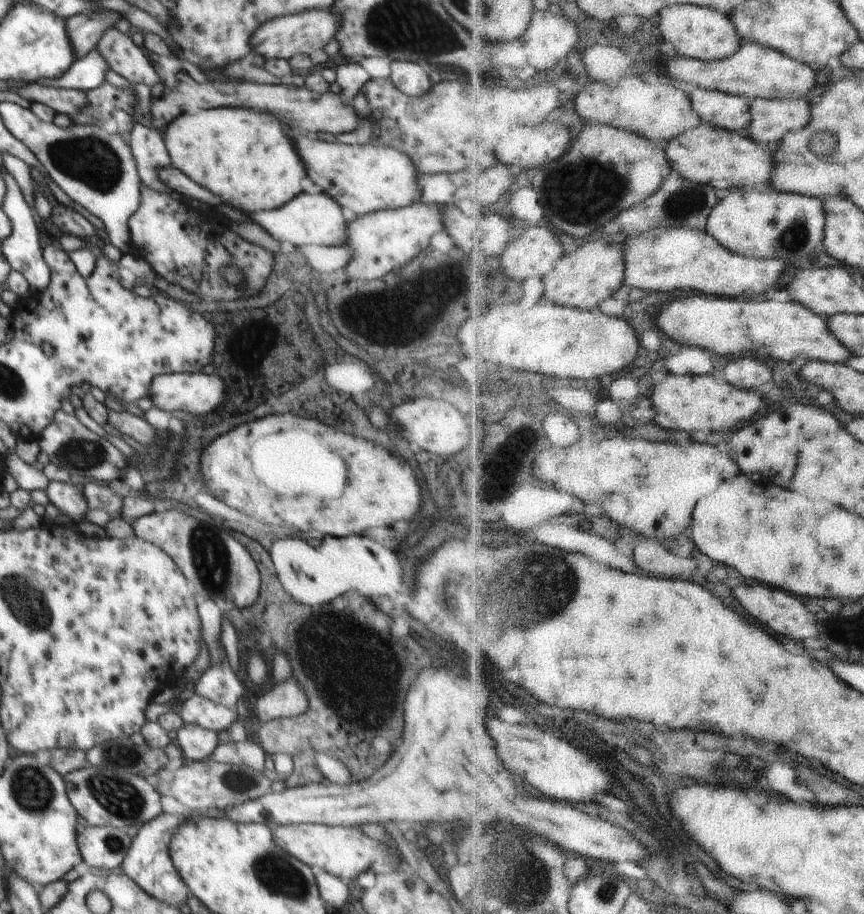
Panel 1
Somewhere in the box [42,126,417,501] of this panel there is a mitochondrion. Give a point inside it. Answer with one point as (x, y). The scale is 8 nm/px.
(90, 159)

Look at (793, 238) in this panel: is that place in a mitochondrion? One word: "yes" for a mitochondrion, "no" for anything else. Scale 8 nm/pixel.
yes

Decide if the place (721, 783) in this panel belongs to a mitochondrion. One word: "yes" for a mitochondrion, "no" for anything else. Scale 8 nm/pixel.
no

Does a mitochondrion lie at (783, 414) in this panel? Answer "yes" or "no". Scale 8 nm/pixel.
no

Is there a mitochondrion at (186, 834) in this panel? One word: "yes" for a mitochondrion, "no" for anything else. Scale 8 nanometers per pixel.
no

